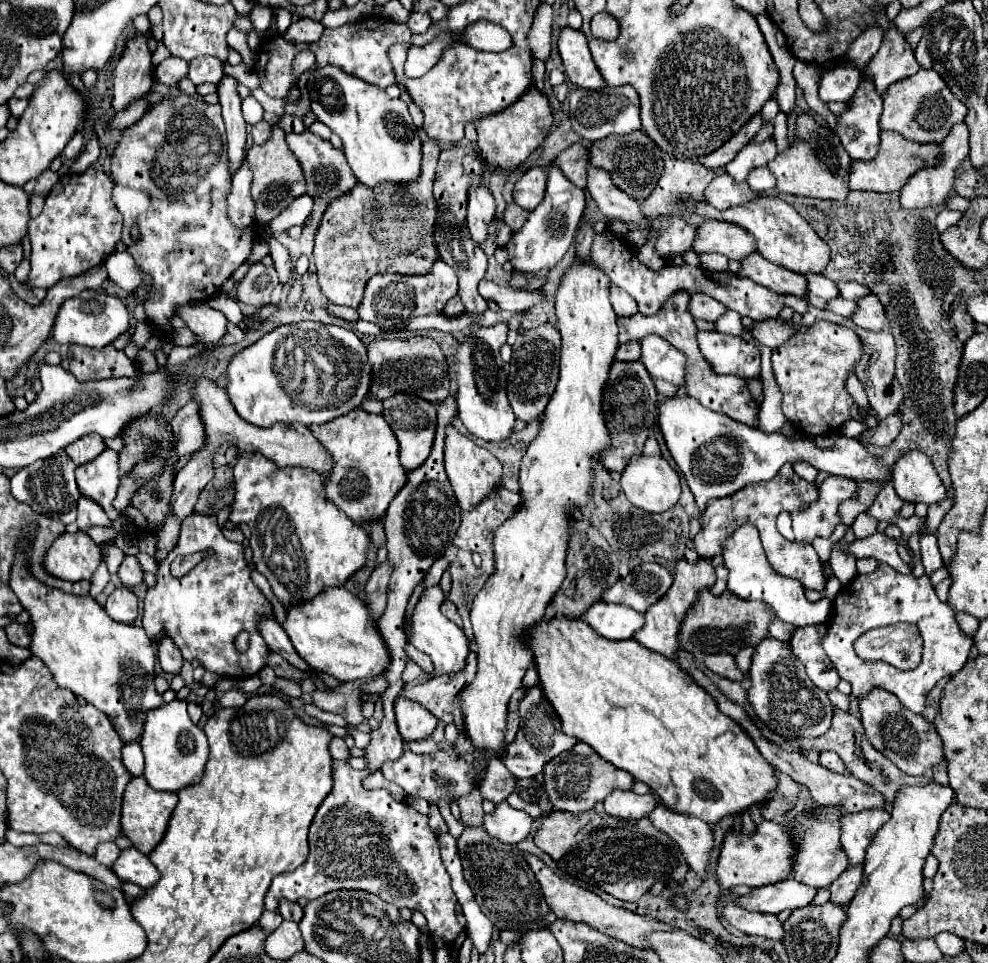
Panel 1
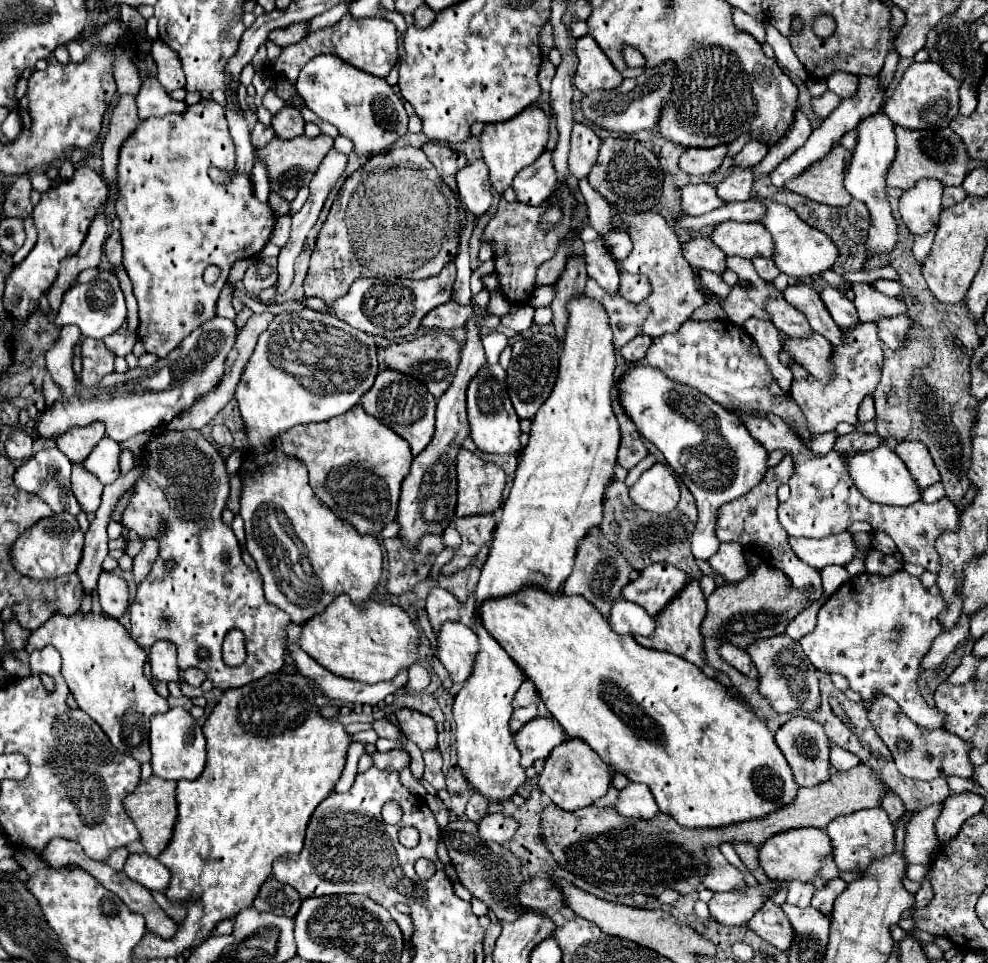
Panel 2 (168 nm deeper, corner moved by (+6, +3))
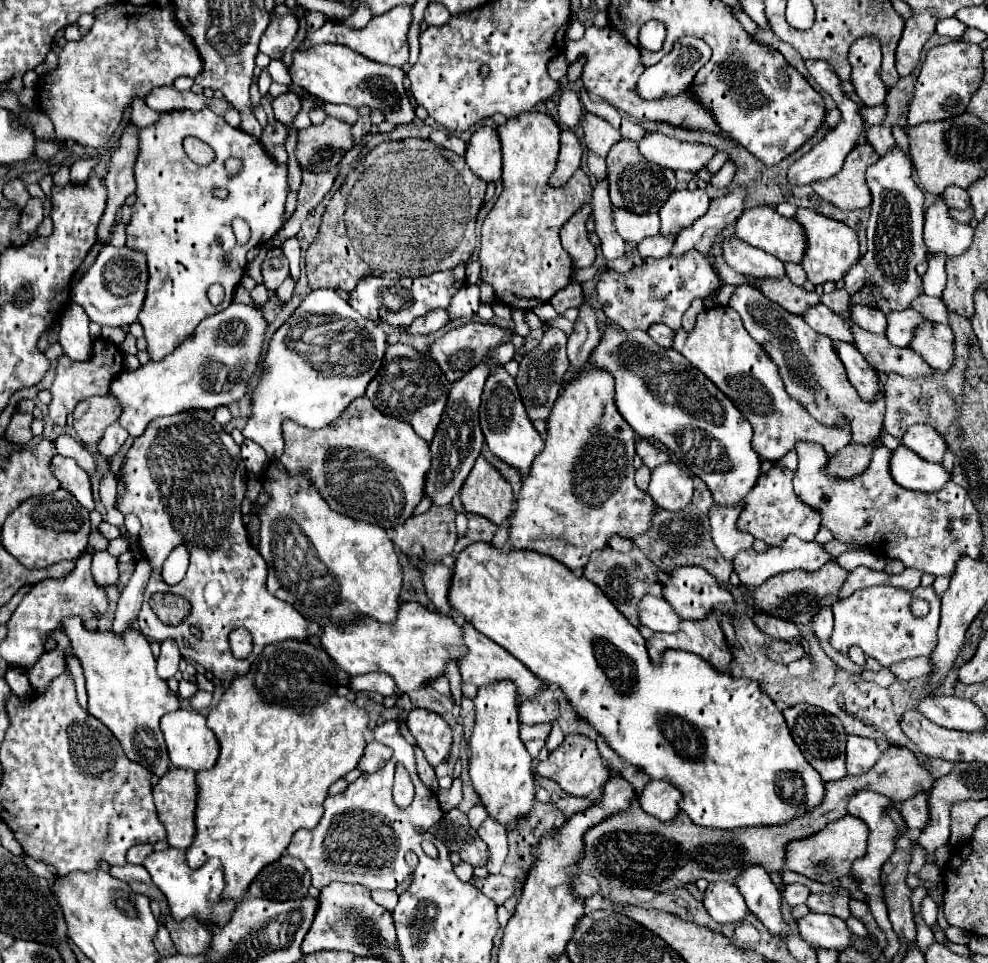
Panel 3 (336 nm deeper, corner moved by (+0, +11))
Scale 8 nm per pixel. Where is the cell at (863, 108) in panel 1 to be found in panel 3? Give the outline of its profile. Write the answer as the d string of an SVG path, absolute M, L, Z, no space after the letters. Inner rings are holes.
M897 144L867 168L865 180L873 196L867 222L867 252L845 274L845 286L849 286L853 304L877 302L881 312L905 310L921 294L915 266L927 260L927 248L923 246L923 192L913 182L911 158Z

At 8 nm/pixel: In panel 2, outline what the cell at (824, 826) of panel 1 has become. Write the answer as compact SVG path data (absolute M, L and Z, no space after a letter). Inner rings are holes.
M791 880L791 882L789 882L787 902L789 902L789 904L795 904L795 906L799 906L799 908L807 908L809 902L811 902L813 892L815 892L815 888L813 888L811 884L803 884L803 882Z

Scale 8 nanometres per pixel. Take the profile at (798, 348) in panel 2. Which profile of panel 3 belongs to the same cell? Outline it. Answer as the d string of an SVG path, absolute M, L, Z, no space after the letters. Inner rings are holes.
M833 342L833 348L845 366L845 374L851 386L859 392L861 400L873 400L873 396L879 390L883 390L881 382L877 380L875 370L869 364L865 364L865 358L857 352L857 348L853 348L853 344Z

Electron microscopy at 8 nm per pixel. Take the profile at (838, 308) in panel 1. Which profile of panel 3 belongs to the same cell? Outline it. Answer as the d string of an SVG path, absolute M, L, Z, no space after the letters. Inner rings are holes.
M921 294L921 296L917 296L911 302L911 308L917 310L919 314L923 314L925 320L947 324L947 308L945 308L945 304L943 304L941 298L933 298L933 296Z

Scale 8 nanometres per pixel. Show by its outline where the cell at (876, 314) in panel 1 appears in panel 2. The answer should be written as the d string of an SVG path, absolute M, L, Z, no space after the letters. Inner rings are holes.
M893 316L893 318L885 318L877 322L879 326L879 338L889 346L889 350L897 352L903 348L905 338L909 334L909 330L913 328L911 318L907 316Z

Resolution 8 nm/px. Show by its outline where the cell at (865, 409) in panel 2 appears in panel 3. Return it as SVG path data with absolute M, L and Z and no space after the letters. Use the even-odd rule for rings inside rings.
M749 284L737 286L733 292L729 306L735 308L745 324L745 330L753 340L761 342L767 354L777 362L779 374L785 382L785 388L791 396L795 396L807 410L825 426L833 426L839 418L845 418L851 424L851 442L853 444L873 444L879 438L879 430L883 426L885 414L885 398L877 398L873 402L865 402L855 396L851 386L841 388L841 360L833 352L833 340L811 330L801 316L789 314L781 310L779 304L773 304L761 292L753 290Z

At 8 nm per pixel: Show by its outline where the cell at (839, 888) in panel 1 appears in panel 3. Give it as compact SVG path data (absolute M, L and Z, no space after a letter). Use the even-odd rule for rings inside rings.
M839 888L837 892L827 892L827 894L811 894L807 898L807 906L811 912L821 912L821 914L833 914L841 920L849 918L849 890Z

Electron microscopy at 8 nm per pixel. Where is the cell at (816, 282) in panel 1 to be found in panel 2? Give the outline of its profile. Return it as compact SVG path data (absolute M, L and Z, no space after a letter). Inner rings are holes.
M825 286L823 294L821 294L821 300L825 302L825 306L831 312L833 320L841 328L855 328L855 324L861 324L859 316L855 316L855 304L847 296L839 294L835 288Z

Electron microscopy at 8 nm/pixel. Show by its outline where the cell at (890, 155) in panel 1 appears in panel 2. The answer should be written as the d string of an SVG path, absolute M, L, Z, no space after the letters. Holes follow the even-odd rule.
M895 126L897 134L897 158L887 172L887 186L895 188L911 188L923 178L935 178L943 186L961 186L969 172L969 156L963 140L951 128L933 128L933 130L907 130L903 126Z

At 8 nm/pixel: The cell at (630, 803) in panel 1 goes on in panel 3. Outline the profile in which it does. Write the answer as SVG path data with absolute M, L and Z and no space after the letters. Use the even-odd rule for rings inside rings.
M651 780L645 786L643 794L639 796L639 804L647 814L669 822L679 812L677 808L679 796L681 792L673 788L673 784L665 784L665 780Z

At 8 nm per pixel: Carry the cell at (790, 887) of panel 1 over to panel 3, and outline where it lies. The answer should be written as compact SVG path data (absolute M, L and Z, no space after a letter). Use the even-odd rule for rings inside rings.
M729 882L709 884L709 888L705 890L703 904L709 916L715 922L723 922L723 924L741 922L749 912L745 900L741 900L741 894L737 892L737 886Z

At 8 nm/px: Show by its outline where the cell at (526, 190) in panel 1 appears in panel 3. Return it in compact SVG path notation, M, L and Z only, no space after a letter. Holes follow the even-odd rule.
M571 130L561 132L561 150L559 150L557 166L549 178L549 186L553 188L563 186L573 176L573 172L579 168L581 154L583 154L581 140Z

